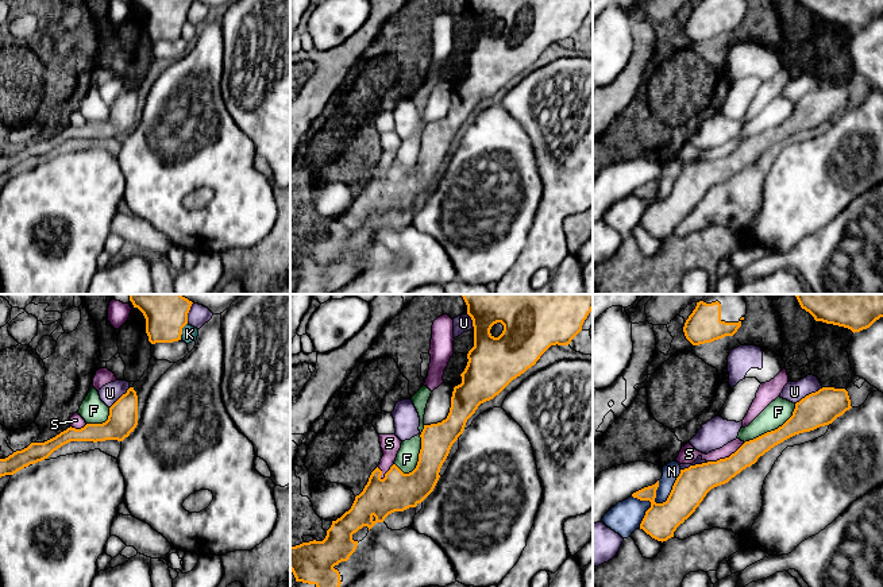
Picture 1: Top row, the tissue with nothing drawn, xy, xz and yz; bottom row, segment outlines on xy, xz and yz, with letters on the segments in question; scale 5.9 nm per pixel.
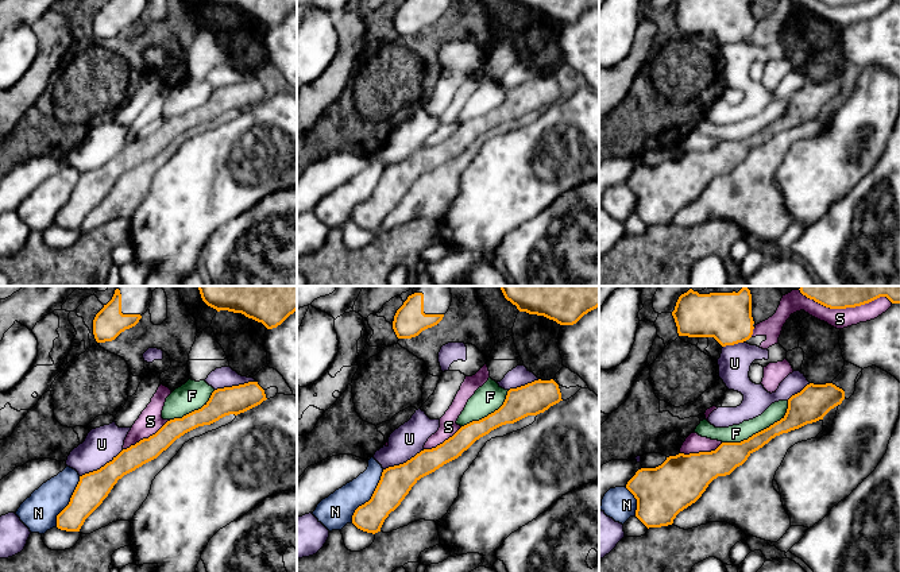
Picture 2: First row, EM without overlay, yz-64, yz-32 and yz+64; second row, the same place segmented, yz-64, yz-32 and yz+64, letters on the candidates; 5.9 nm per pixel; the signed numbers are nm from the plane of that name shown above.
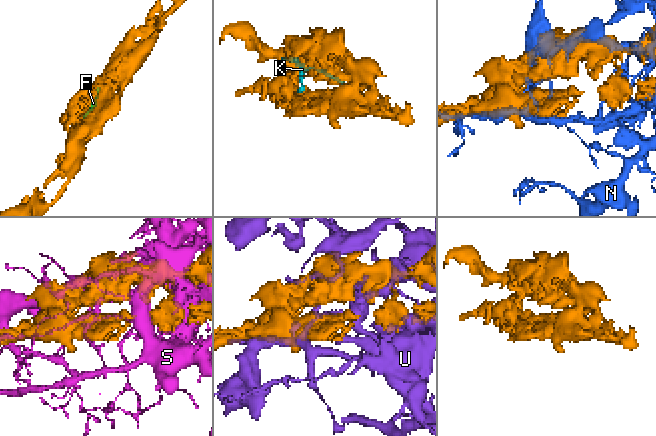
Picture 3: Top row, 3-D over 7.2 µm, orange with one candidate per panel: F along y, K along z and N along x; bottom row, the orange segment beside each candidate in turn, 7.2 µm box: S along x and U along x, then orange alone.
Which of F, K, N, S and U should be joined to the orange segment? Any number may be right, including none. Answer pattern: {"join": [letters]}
{"join": []}

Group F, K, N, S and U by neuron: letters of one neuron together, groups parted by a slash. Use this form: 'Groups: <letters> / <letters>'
Groups: F K / N / S / U

